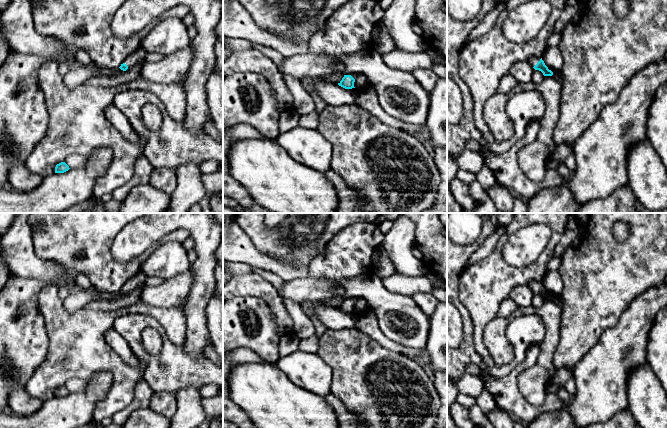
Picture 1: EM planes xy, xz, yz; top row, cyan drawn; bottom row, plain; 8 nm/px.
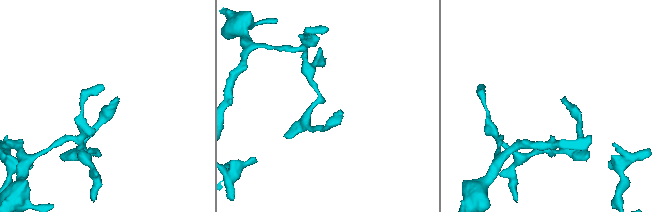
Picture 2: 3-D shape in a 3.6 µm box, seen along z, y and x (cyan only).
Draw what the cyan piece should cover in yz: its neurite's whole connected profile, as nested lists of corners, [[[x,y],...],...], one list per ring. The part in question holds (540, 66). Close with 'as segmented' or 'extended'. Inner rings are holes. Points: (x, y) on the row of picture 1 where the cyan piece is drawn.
[[[533,57],[528,61],[535,70],[539,70],[544,76],[552,76],[553,72],[548,69],[542,58]]]; extended

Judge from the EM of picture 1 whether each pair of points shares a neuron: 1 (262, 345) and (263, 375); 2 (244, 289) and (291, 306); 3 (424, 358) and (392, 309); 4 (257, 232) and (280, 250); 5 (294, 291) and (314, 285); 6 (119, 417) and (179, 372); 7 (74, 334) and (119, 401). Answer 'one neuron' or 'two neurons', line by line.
1: two neurons
2: two neurons
3: two neurons
4: one neuron
5: one neuron
6: two neurons
7: one neuron

